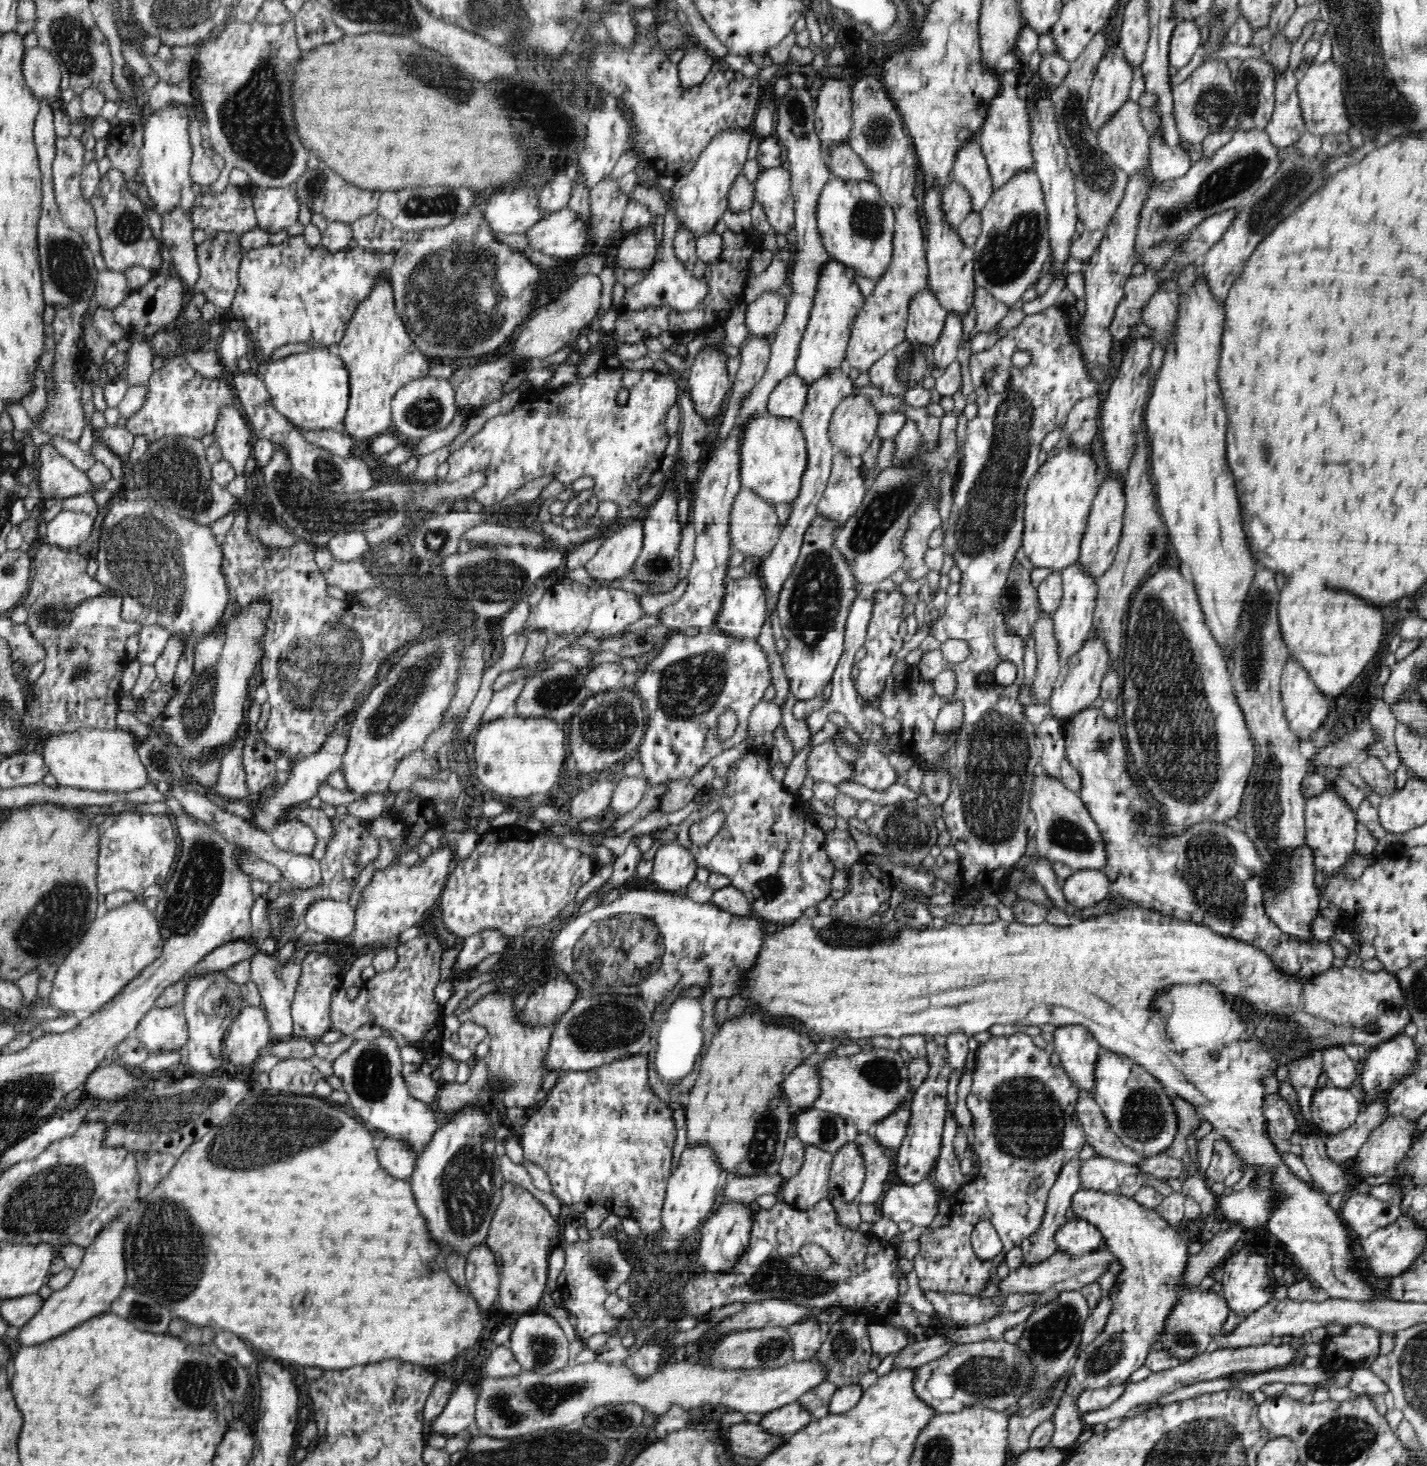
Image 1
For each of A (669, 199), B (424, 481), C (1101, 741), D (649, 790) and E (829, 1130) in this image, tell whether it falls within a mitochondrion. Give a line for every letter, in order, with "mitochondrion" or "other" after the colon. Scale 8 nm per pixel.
A: other
B: other
C: mitochondrion
D: other
E: mitochondrion

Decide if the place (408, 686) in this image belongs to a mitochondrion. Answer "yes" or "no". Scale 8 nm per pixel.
yes

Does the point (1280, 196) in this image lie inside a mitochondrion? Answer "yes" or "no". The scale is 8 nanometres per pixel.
yes

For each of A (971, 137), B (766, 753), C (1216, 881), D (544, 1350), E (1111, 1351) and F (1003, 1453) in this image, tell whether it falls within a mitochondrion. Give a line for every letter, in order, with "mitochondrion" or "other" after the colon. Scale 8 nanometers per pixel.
A: other
B: other
C: mitochondrion
D: mitochondrion
E: mitochondrion
F: other

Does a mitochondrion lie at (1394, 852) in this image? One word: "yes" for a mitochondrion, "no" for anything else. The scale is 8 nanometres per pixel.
no

